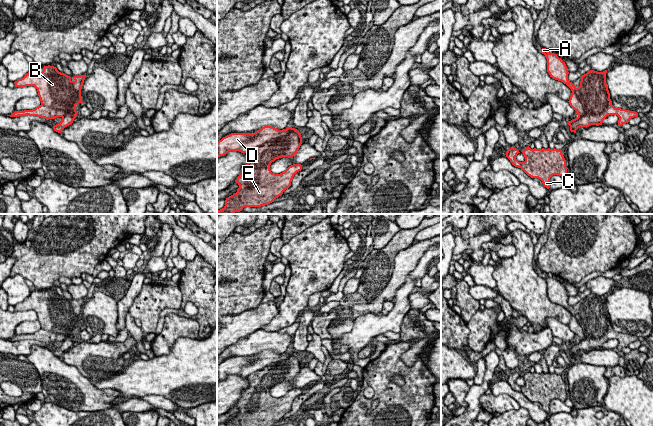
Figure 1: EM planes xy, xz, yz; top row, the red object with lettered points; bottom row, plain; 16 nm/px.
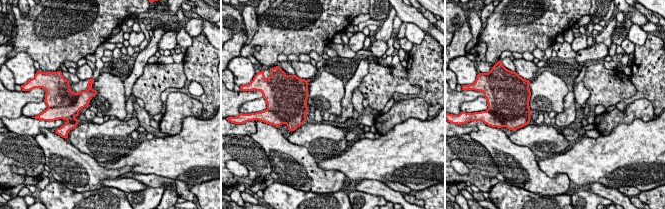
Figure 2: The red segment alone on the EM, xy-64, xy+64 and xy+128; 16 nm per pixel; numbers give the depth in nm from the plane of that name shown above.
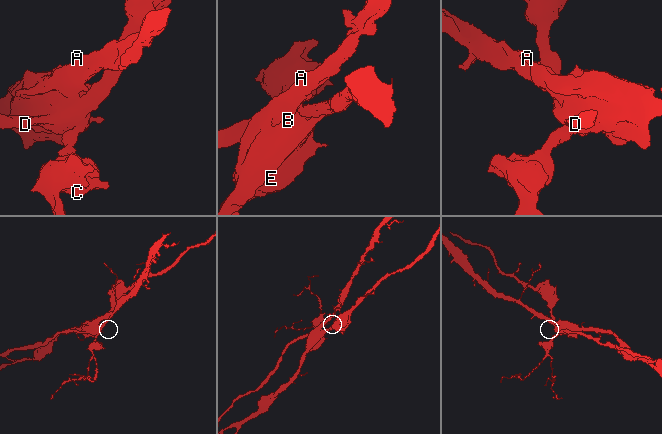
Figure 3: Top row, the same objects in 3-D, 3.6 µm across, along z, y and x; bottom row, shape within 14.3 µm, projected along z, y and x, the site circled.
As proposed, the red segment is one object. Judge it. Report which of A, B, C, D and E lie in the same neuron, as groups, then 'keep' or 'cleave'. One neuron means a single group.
A B C E / D | cleave

